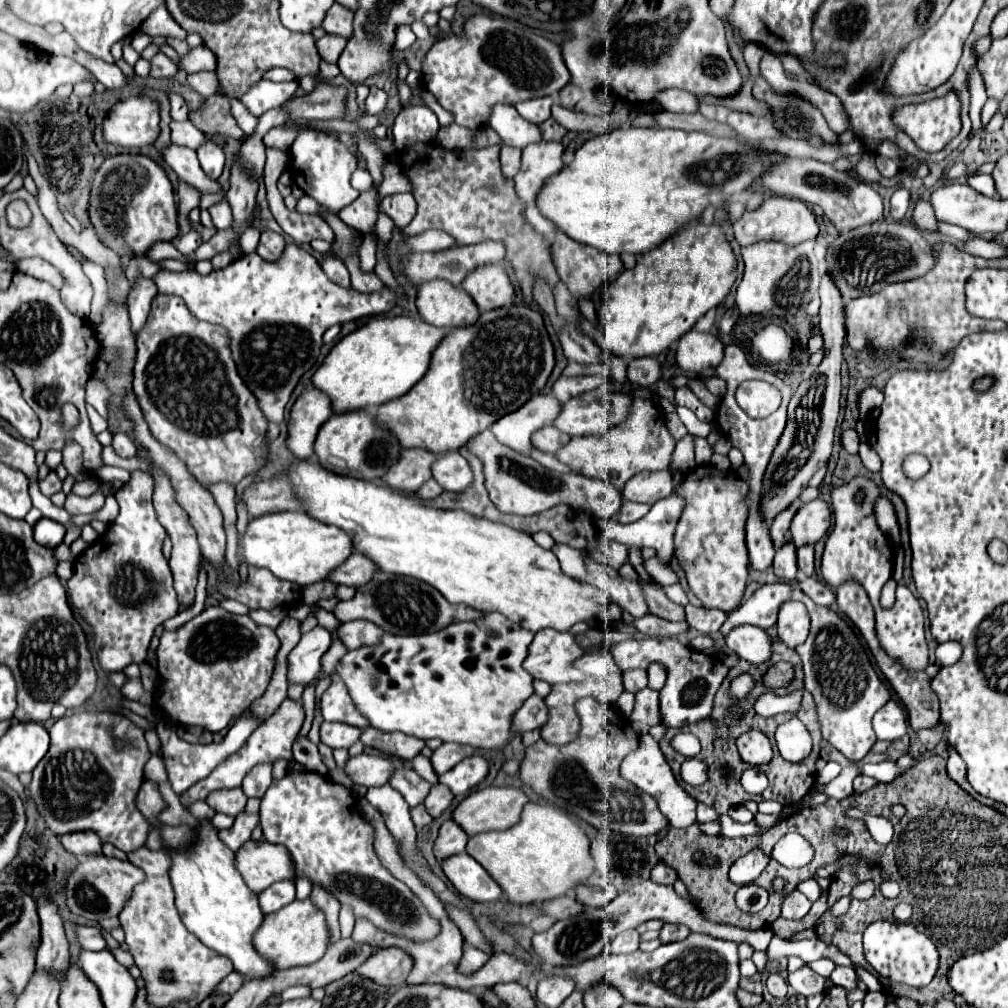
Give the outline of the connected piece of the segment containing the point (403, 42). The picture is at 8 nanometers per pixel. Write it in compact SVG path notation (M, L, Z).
M398 25L398 27L396 27L396 43L394 43L394 47L396 47L398 51L410 49L414 41L416 41L416 35L412 33L412 29L410 29L408 25Z

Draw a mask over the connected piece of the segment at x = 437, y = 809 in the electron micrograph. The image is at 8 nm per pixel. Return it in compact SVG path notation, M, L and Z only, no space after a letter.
M436 783L436 785L432 785L428 797L424 799L424 805L426 805L428 813L436 819L436 817L440 817L440 813L452 803L452 799L454 799L452 791L450 791L446 785Z

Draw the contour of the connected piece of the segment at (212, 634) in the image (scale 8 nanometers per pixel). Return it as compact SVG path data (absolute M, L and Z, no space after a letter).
M210 605L180 629L160 637L156 651L162 677L158 703L174 723L200 725L212 733L224 731L266 691L278 649L280 639L274 629Z

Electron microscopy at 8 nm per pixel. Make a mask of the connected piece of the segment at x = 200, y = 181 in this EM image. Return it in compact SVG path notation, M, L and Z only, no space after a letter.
M170 143L168 147L162 149L164 153L164 161L168 163L168 167L182 179L182 181L188 181L192 187L200 189L200 193L216 193L220 191L220 183L218 181L212 181L210 177L206 177L206 173L200 169L200 163L198 163L198 157L196 157L196 151L190 149L190 147L184 147L184 145L176 145L176 143Z

